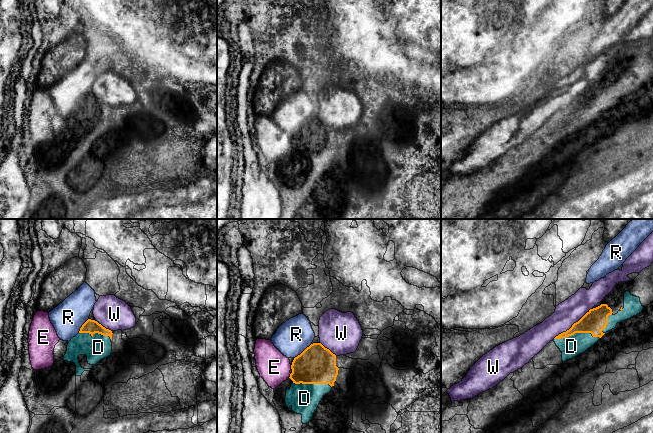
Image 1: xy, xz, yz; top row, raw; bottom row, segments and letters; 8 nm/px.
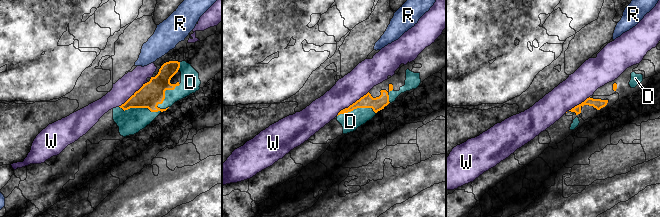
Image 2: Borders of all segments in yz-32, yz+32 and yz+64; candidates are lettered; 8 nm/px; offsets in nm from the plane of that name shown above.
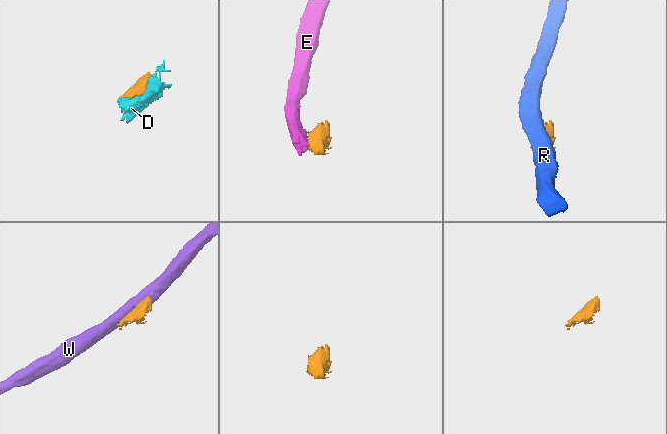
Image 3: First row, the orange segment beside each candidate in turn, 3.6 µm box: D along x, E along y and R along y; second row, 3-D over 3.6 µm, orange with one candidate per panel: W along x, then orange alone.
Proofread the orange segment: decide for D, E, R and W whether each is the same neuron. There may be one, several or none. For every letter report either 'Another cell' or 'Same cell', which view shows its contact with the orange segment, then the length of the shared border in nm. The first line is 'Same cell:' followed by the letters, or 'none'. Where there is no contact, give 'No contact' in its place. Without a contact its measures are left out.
Same cell: none
D: Another cell. Touches orange in yz. Shared border 360 nm
E: Another cell. Touches orange in xz. Shared border 40 nm
R: Another cell. Touches orange in xz. Shared border 190 nm
W: Another cell. Touches orange in yz. Shared border 400 nm

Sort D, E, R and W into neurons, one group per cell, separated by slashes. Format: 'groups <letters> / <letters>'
groups D / E / R / W

